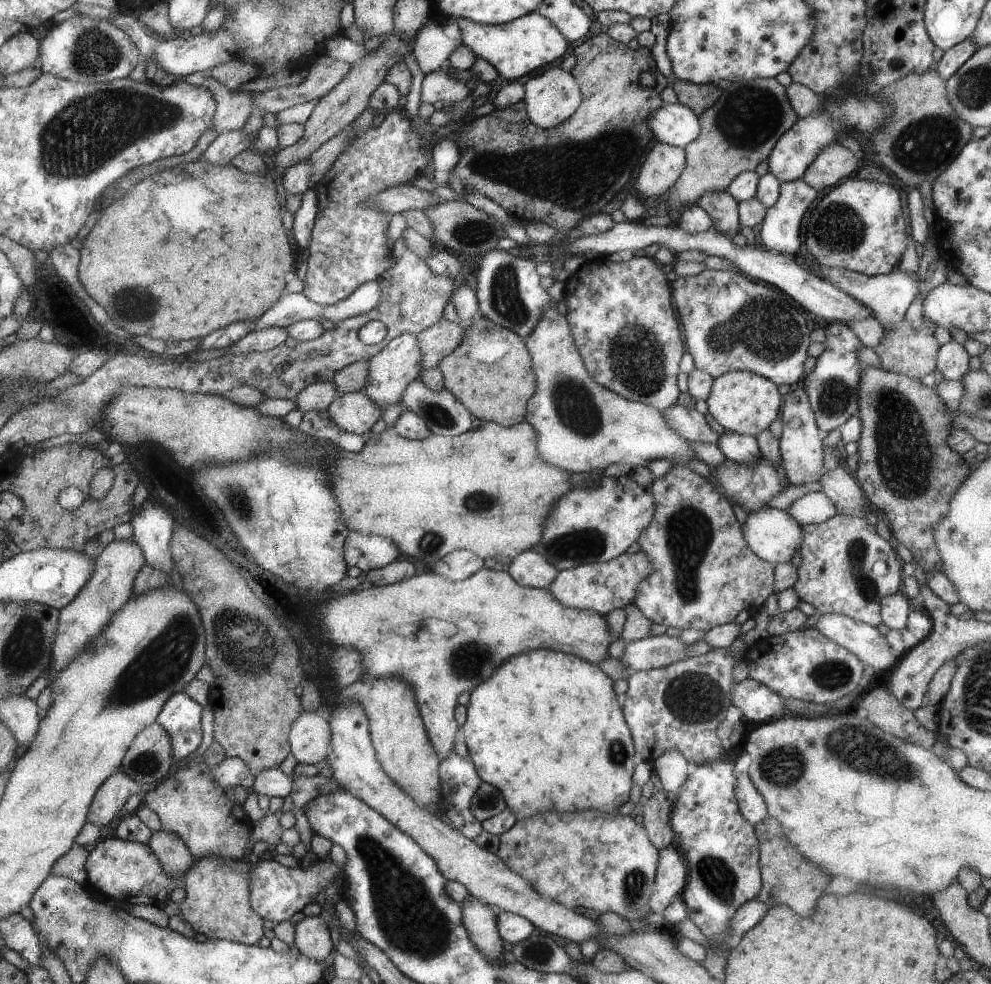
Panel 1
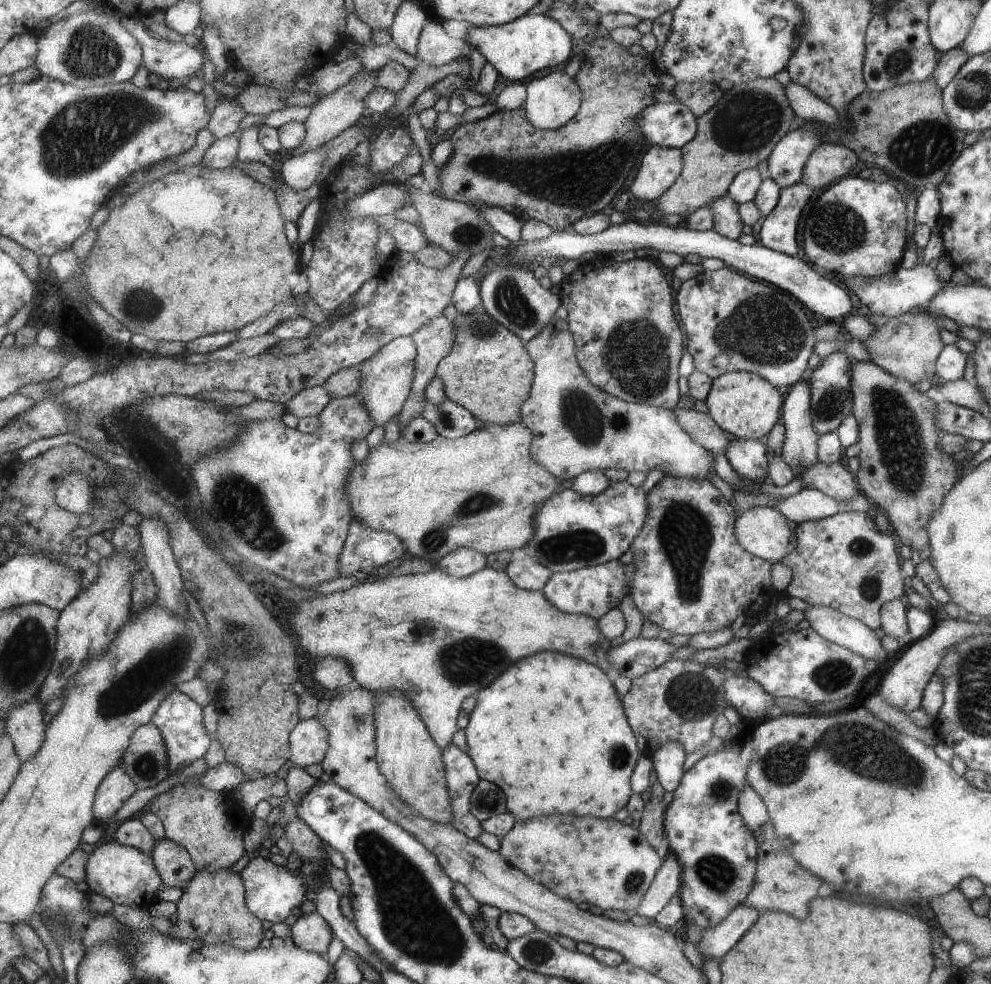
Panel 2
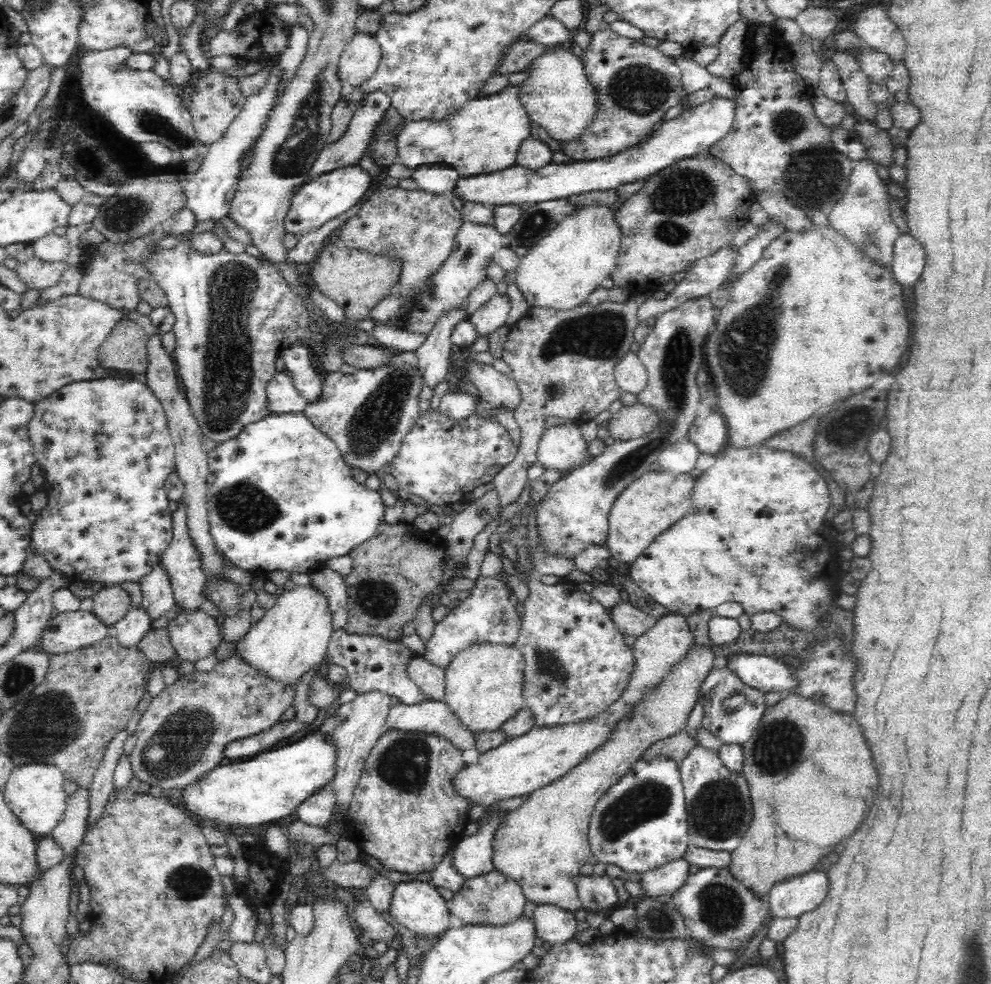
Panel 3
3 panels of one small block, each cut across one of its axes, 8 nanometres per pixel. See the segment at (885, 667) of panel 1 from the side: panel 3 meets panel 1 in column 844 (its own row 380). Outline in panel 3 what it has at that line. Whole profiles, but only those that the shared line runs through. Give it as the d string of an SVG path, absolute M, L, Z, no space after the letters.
M628 352L622 360L616 362L614 378L616 378L616 382L624 394L636 394L638 396L638 392L646 388L648 370L642 364L640 356Z

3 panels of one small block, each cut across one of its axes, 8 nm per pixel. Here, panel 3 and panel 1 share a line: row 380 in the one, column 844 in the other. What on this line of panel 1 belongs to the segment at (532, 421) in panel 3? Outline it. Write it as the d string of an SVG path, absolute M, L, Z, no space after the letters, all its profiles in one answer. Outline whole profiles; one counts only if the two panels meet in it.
M835 514L823 524L805 526L801 544L801 566L797 568L795 594L821 614L839 614L873 628L881 620L881 600L897 592L899 566L893 548L875 534L875 528L863 518Z

